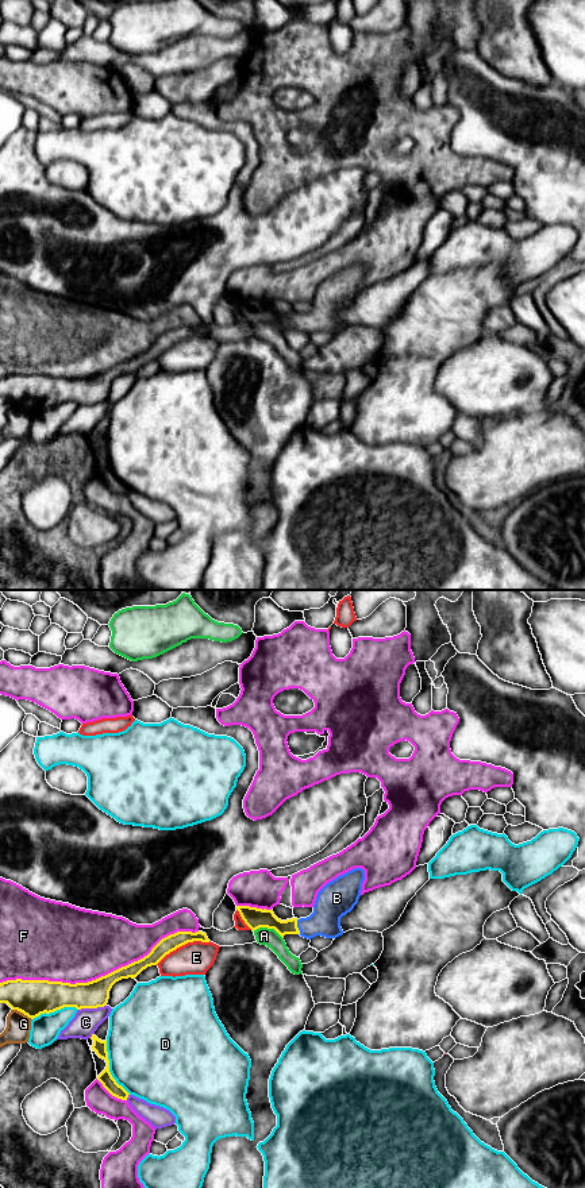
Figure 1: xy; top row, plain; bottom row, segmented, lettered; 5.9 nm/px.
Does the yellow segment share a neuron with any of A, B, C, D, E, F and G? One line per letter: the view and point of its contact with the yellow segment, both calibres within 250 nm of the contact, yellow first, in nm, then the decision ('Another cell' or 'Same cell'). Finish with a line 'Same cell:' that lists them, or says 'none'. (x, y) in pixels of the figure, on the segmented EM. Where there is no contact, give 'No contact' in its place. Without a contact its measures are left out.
A: Touches yellow at xy (268, 928). Thickness 120 nm (yellow) against 110 nm. Another cell
B: Touches yellow at xy (296, 926). Thickness 120 nm (yellow) against 200 nm. Same cell
C: Touches yellow at xy (91, 1007). Thickness 180 nm (yellow) against 160 nm. Another cell
D: Touches yellow at xy (108, 1068). Thickness 80 nm (yellow) against 480 nm. Another cell
E: Touches yellow at xy (183, 944). Thickness 90 nm (yellow) against 200 nm. Another cell
F: Touches yellow at xy (99, 978). Thickness 160 nm (yellow) against 440 nm. Another cell
G: Touches yellow at xy (22, 1011). Thickness 220 nm (yellow) against 140 nm. Another cell
Same cell: B

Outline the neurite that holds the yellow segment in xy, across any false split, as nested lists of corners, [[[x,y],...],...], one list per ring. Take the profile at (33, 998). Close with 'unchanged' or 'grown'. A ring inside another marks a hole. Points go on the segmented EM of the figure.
[[[177,932],[162,938],[143,958],[88,983],[7,980],[0,983],[0,1003],[7,1003],[31,1019],[63,1007],[77,1010],[104,1007],[116,981],[135,979],[147,967],[157,965],[166,954],[193,941],[209,942],[203,932]]]; unchanged

